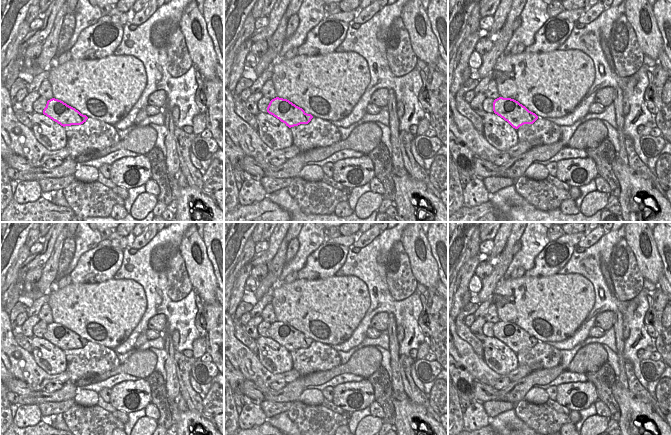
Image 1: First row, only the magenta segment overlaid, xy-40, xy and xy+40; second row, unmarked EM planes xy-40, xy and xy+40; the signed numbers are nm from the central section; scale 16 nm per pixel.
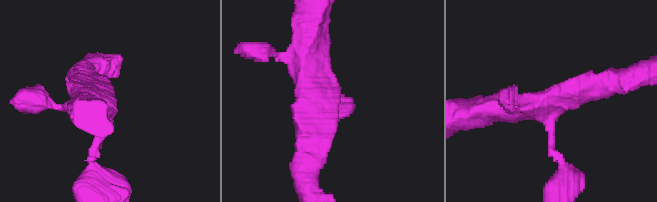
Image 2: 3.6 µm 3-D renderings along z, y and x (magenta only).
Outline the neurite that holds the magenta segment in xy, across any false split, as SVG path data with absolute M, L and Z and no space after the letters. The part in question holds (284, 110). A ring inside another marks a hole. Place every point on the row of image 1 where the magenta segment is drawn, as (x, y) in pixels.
M279 97L270 101L267 112L285 123L289 128L300 124L308 124L313 118L311 114L307 114L302 108L287 99Z

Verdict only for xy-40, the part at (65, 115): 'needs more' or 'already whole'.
already whole

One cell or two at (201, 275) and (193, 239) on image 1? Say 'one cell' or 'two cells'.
one cell

